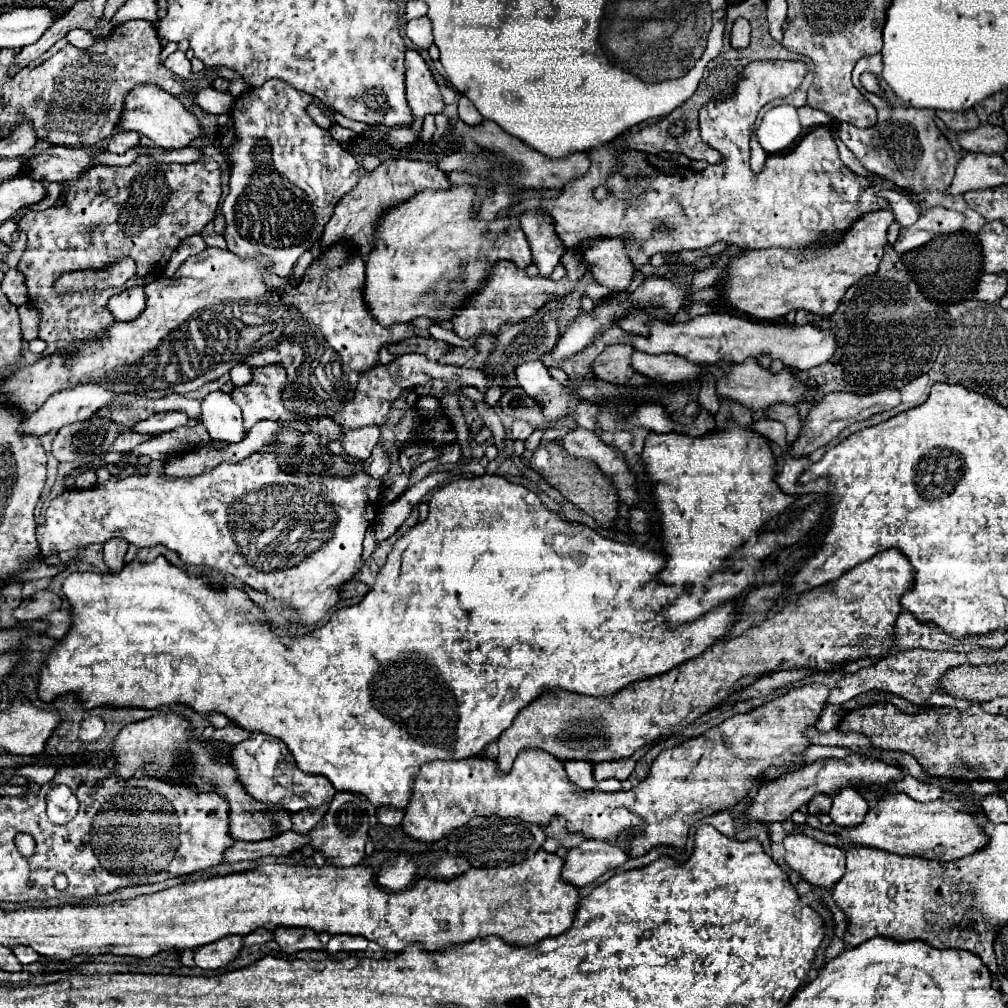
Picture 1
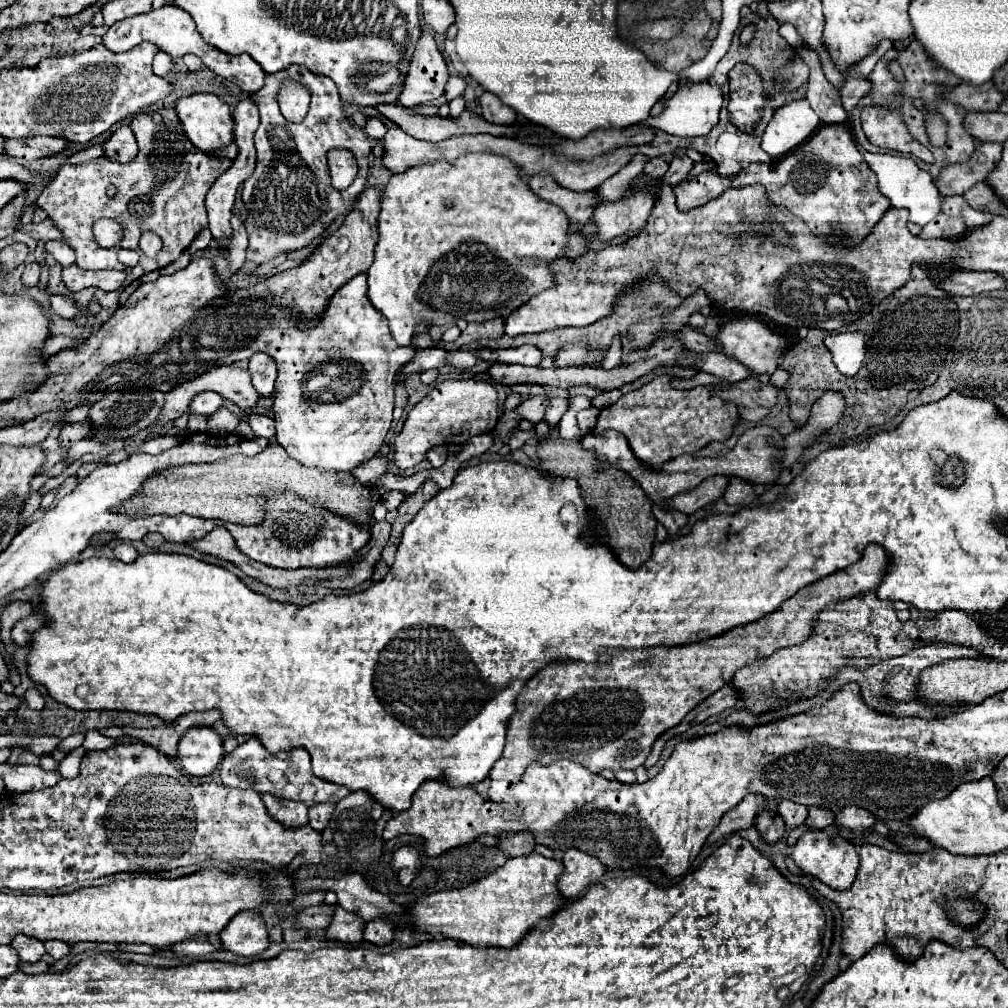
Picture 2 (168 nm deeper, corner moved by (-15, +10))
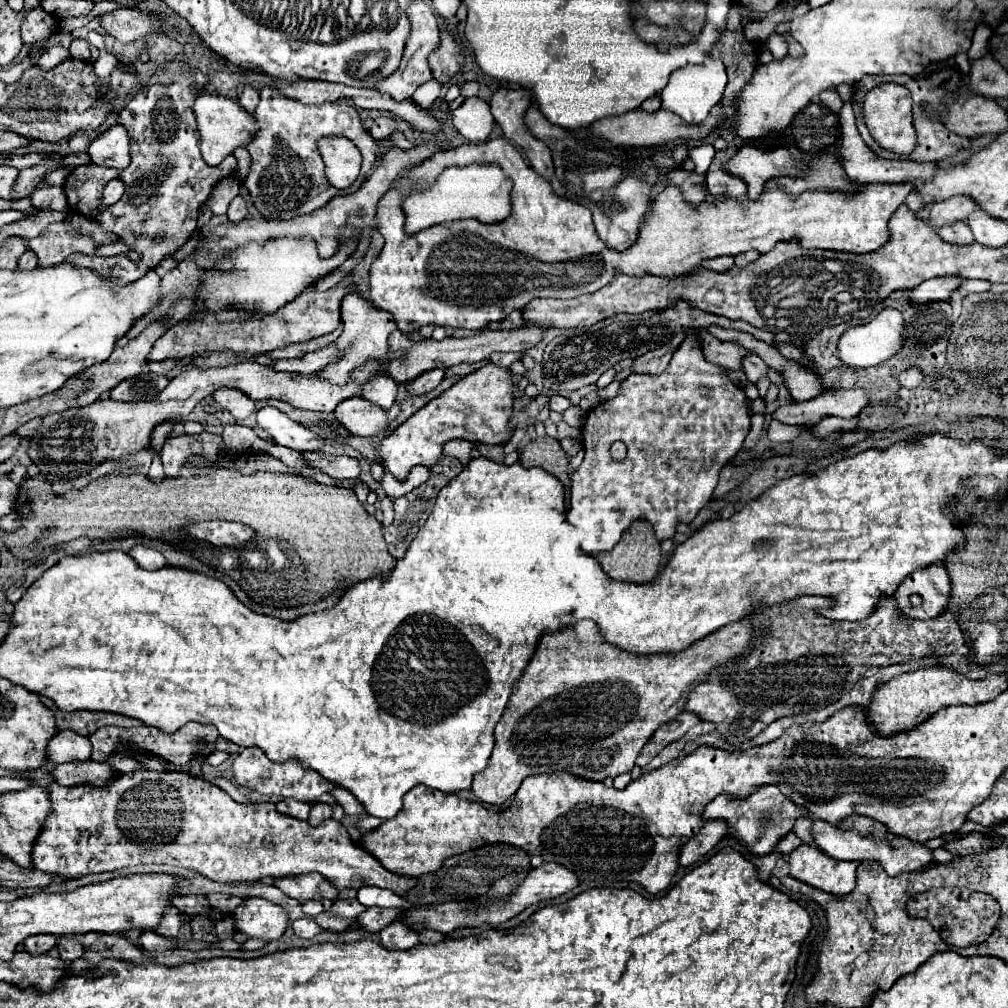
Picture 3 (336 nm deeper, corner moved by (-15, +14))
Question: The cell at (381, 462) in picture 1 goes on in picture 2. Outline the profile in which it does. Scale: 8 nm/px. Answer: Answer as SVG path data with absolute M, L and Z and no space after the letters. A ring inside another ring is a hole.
M373 456L371 460L363 462L363 466L357 466L353 470L353 476L363 484L363 486L371 486L375 484L375 480L385 472L387 468L387 458L385 456Z

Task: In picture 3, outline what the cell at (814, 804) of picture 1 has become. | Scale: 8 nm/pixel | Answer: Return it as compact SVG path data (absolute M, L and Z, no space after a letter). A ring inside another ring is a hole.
M807 814L807 816L799 816L797 818L797 822L795 822L795 826L793 826L793 832L805 842L805 844L811 844L811 840L813 840L813 832L811 832L811 828L813 828L813 814Z

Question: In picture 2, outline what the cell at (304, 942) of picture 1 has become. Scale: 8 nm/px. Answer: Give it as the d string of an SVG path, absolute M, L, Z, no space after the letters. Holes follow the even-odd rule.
M335 906L335 916L331 926L325 930L325 936L339 942L357 944L357 942L363 942L363 926L365 926L363 918L343 910L341 906Z

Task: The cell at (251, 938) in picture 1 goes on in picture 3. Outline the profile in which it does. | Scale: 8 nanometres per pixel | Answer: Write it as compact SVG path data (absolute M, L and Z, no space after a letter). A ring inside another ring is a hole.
M335 900L331 906L331 912L337 918L349 918L349 920L357 918L363 910L365 910L365 906L359 904L357 900Z

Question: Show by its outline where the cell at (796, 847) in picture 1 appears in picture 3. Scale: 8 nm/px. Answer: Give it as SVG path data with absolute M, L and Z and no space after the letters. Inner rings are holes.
M801 844L789 854L791 876L831 894L849 894L855 888L855 862L839 862L821 854L817 846Z

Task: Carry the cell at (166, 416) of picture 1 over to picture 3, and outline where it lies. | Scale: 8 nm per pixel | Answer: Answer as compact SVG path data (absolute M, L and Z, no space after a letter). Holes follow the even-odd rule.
M219 388L213 392L213 400L221 404L225 410L229 410L235 418L249 418L255 412L255 402L249 400L243 392L231 390L231 388Z

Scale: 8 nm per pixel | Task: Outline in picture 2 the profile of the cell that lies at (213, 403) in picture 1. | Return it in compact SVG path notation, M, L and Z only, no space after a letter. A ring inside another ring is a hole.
M251 414L249 416L249 424L251 424L255 436L267 438L267 440L275 438L275 422L273 422L271 416L267 418L267 416L259 416L259 414Z

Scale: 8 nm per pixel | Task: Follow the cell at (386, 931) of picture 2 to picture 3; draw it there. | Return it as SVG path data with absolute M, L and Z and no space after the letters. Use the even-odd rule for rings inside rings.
M399 920L391 922L389 926L385 926L381 932L381 944L387 948L387 950L407 950L407 948L413 948L419 938L417 938L417 932L407 928L407 926L401 926Z

